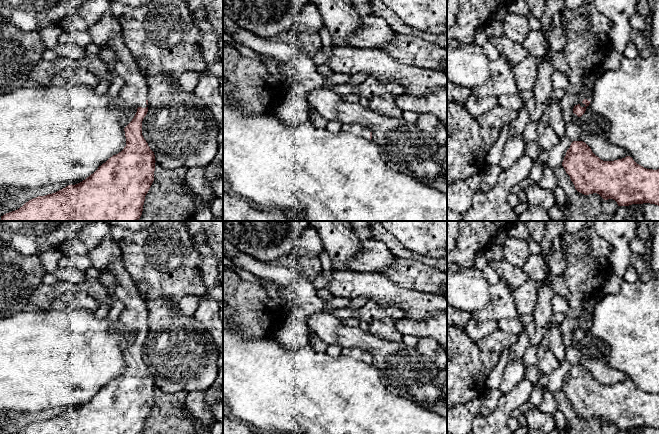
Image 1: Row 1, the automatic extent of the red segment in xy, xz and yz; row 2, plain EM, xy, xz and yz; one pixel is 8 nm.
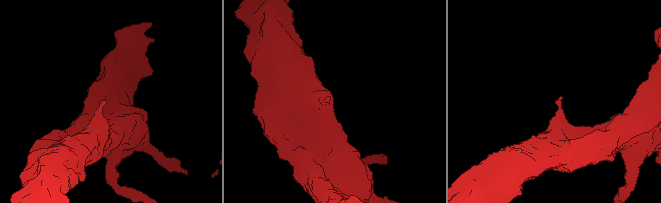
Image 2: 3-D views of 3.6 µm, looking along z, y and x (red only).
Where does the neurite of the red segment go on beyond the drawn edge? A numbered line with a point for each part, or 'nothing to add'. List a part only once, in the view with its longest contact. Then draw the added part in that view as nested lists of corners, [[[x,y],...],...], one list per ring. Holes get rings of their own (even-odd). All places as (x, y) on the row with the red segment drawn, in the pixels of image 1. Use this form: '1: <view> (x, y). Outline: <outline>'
1: yz (584, 91). Outline: [[[581,83],[581,89],[580,89],[580,92],[579,92],[581,95],[582,95],[582,99],[581,99],[581,102],[579,103],[581,107],[585,107],[586,105],[582,103],[582,101],[584,99],[587,99],[588,101],[591,100],[592,98],[592,92],[585,86],[585,84]]]

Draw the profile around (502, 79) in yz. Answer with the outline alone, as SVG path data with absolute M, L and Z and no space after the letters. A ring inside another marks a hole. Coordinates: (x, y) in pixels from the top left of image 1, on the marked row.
M500 56L498 59L490 62L490 78L488 81L471 89L472 94L480 98L488 96L498 98L502 95L519 92L515 82L513 65Z

